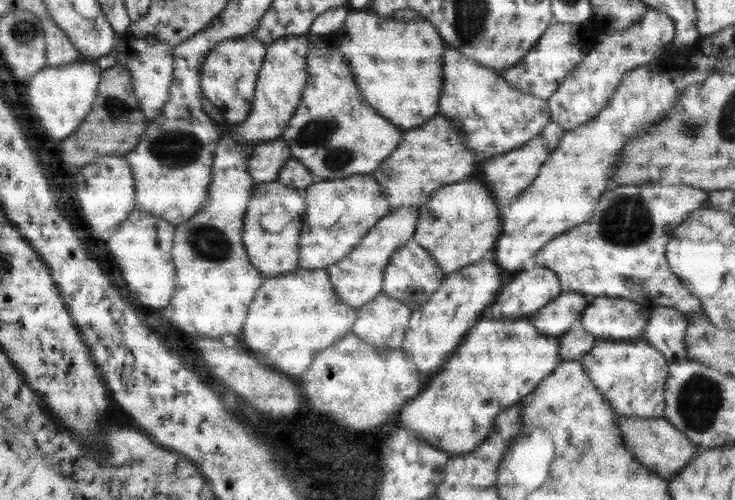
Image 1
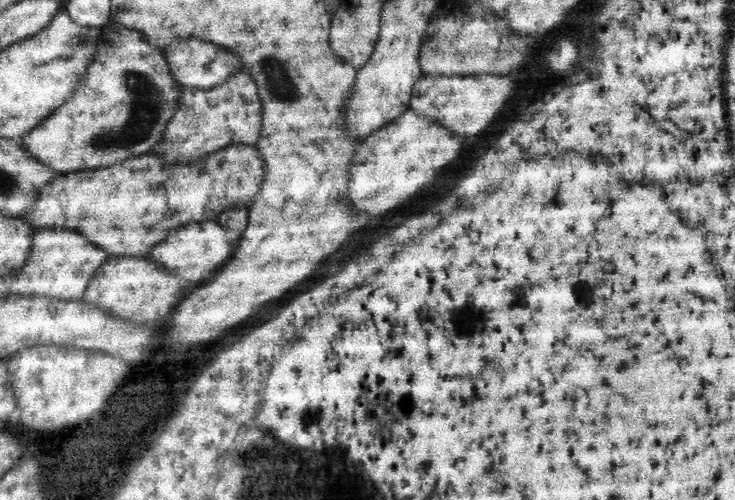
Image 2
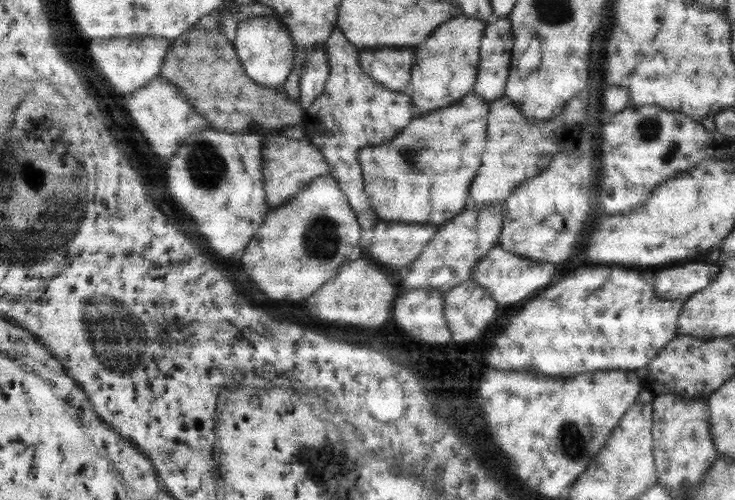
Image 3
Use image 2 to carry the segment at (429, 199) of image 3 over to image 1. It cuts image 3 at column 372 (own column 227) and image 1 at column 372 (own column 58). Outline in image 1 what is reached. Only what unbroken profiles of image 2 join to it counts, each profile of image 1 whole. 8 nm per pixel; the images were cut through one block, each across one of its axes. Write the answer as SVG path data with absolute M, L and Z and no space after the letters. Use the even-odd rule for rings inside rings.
M370 174L313 181L306 186L302 190L305 206L297 243L298 266L325 269L349 254L380 217L388 213L388 202L383 194L383 187Z

